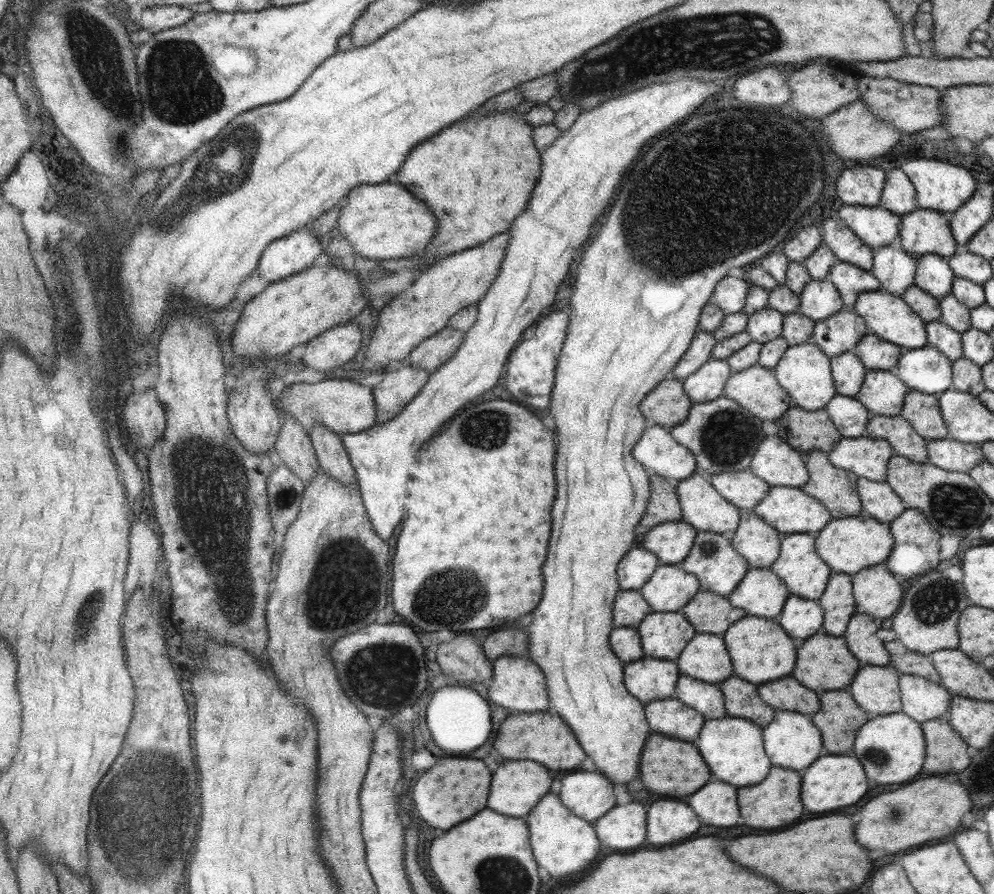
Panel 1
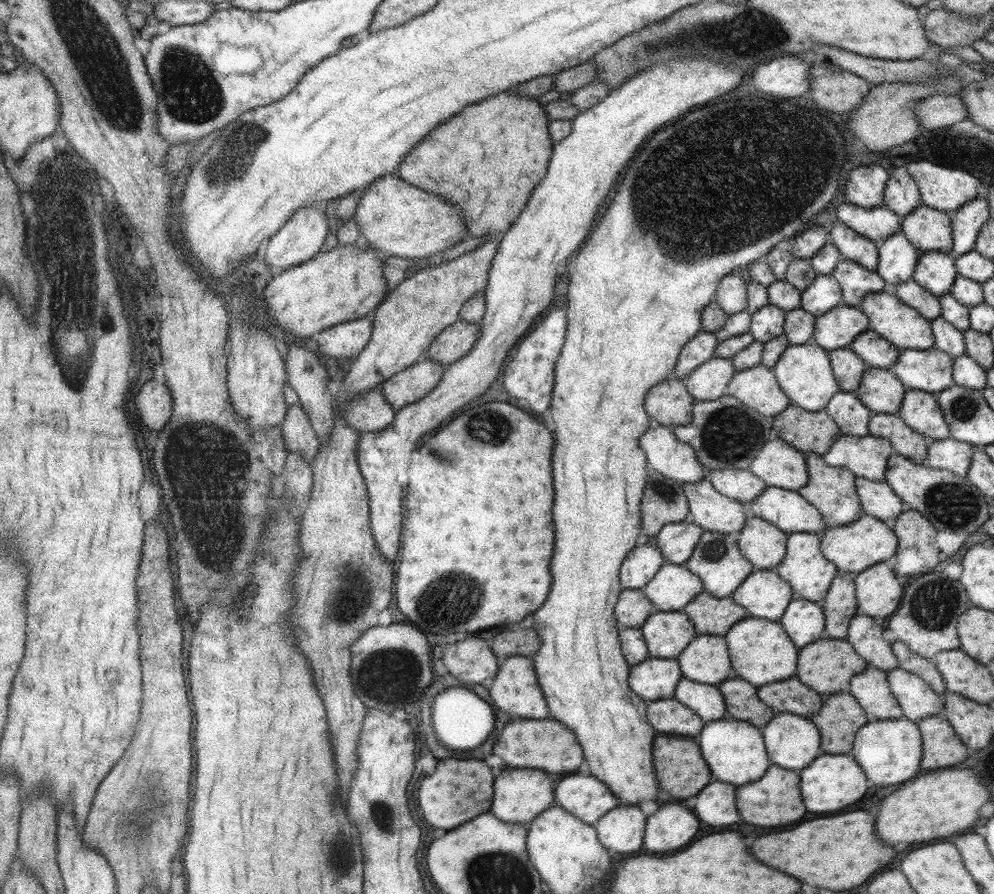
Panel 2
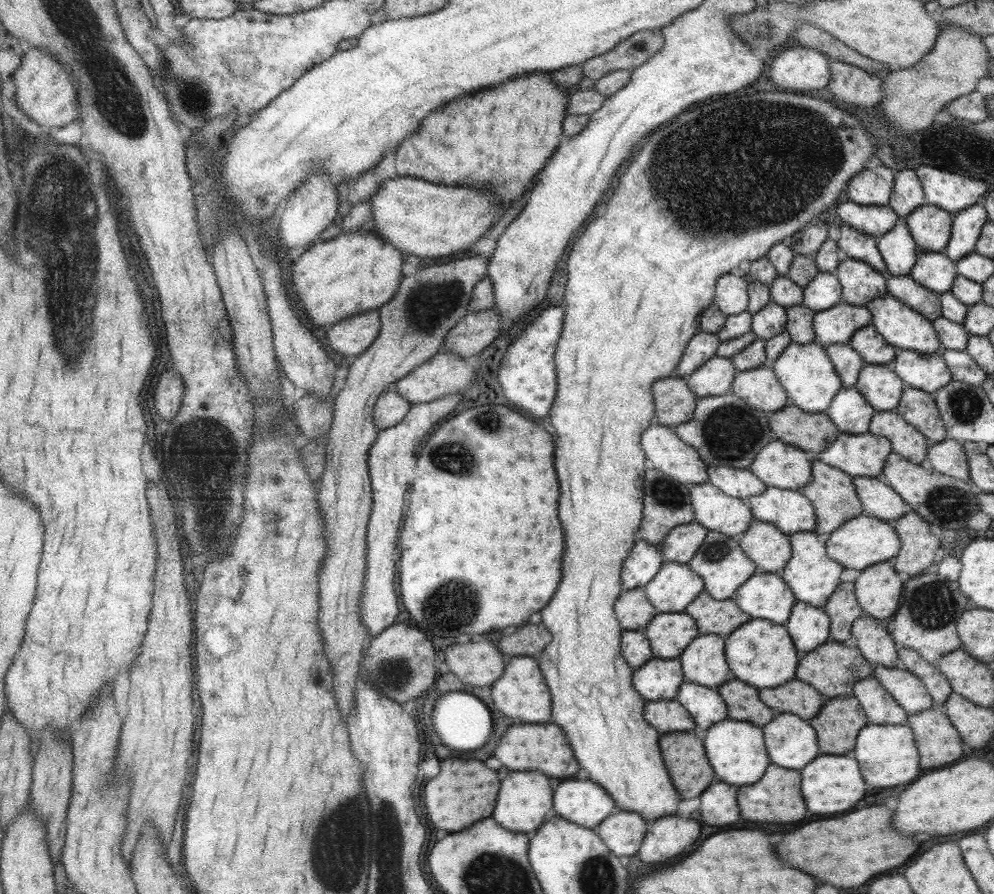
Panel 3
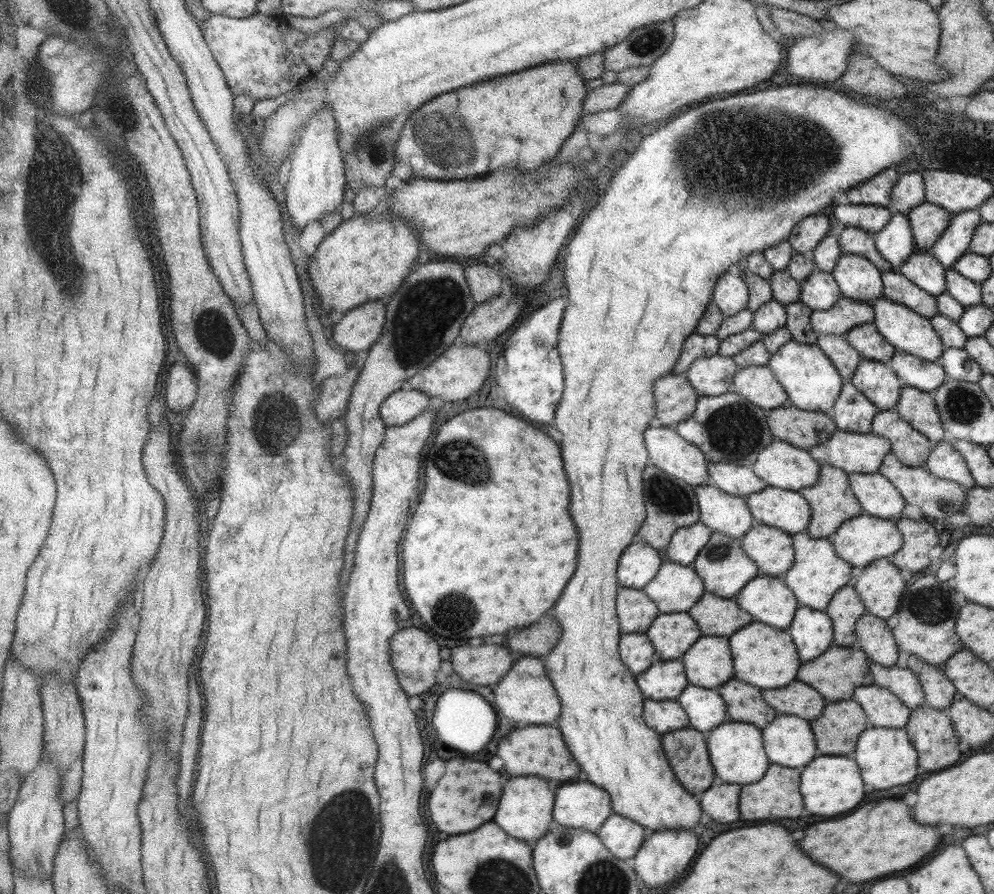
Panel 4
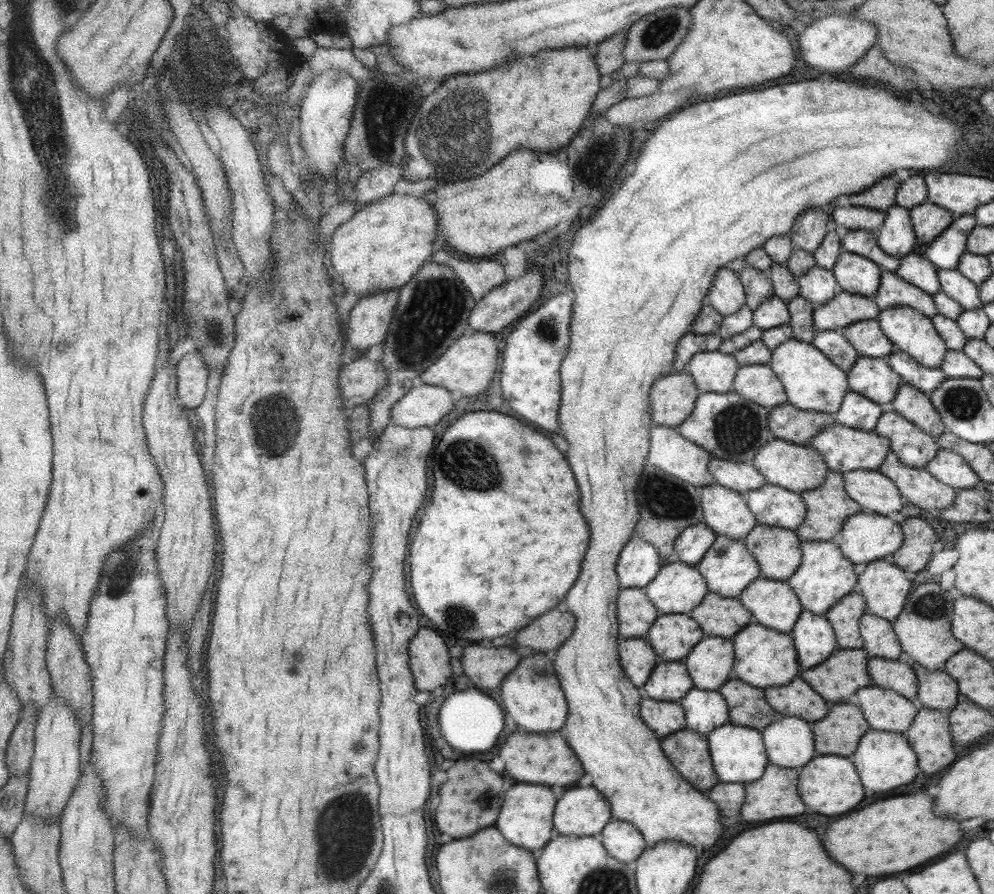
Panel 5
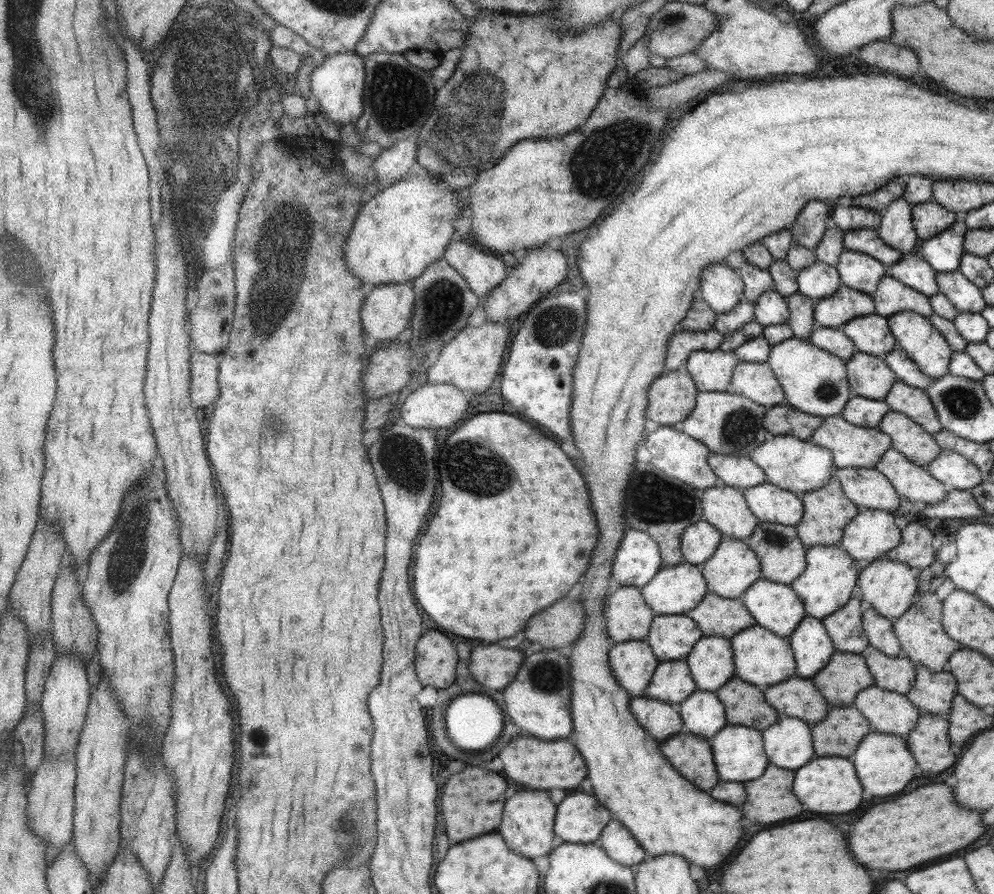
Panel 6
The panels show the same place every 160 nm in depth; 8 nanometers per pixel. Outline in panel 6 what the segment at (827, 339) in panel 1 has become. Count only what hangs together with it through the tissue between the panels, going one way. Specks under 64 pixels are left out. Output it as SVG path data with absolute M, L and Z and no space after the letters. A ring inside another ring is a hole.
M841 284L831 296L814 304L813 316L815 327L837 329L852 318L873 313L874 304L870 295Z

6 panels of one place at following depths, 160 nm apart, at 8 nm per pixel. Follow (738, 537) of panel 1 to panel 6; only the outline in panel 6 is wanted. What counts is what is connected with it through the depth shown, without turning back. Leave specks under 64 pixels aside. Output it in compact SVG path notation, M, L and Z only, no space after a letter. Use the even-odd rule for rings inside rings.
M759 521L745 542L759 559L761 578L763 579L788 585L805 568L805 551L807 548L801 544L793 526Z

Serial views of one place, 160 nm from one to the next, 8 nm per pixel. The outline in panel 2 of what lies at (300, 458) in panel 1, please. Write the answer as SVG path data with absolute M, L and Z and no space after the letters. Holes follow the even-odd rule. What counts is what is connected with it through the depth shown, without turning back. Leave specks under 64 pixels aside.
M299 404L288 406L285 418L279 427L285 450L311 462L321 442L315 436L309 419Z

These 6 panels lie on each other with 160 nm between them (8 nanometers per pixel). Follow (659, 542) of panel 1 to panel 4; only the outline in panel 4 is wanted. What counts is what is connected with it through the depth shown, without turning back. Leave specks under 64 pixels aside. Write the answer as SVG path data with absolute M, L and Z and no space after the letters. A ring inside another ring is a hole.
M701 521L689 526L677 527L665 546L664 559L683 566L691 565L712 530Z

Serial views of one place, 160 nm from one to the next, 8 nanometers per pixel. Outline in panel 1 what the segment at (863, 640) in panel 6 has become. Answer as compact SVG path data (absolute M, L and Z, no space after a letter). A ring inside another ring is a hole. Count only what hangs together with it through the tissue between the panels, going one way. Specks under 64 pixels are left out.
M831 573L818 600L823 609L822 626L831 636L842 636L847 623L856 612L852 595L852 577L843 573Z

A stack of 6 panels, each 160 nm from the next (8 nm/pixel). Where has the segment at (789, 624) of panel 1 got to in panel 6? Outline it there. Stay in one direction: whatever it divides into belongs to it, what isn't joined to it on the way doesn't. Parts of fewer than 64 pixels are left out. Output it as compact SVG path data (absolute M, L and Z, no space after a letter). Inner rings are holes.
M807 614L790 632L788 639L797 662L797 674L805 678L817 674L836 651L821 619Z

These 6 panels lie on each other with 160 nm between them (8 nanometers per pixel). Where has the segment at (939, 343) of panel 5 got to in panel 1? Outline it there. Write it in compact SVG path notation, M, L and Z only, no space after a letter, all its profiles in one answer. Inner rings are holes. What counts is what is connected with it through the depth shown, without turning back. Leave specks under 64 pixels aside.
M881 288L876 291L858 292L851 309L865 321L869 332L881 340L891 342L903 350L922 348L927 344L926 322L921 320L900 296L889 294Z

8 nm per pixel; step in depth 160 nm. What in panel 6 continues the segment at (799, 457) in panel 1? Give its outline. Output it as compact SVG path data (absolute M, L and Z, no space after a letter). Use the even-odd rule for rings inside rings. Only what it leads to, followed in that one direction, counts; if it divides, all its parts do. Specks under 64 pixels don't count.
M791 435L769 436L765 442L752 450L749 458L764 472L766 483L793 492L798 496L825 486L838 469L833 464L831 451L827 448L821 448Z

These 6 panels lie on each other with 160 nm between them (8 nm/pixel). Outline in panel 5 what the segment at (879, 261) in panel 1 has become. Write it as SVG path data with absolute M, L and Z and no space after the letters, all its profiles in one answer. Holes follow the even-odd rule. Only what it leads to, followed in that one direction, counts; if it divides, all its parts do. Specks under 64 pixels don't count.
M890 206L885 211L884 223L875 233L878 247L887 256L903 258L911 253L915 246L916 236L910 221L909 209L900 206Z

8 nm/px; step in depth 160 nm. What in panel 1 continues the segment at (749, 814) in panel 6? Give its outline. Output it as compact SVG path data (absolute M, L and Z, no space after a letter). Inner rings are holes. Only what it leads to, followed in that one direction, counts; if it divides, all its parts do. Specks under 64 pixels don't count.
M777 766L770 768L767 778L761 784L749 788L737 788L737 804L739 804L741 818L751 828L779 828L803 816L803 806L799 800L801 776L787 768L777 768Z

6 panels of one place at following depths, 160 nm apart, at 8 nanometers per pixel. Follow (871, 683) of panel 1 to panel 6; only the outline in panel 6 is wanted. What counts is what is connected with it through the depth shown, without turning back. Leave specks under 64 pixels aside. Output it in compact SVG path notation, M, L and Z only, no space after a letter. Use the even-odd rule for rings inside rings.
M875 685L856 692L853 706L868 720L875 732L900 737L915 726L921 715L905 695Z

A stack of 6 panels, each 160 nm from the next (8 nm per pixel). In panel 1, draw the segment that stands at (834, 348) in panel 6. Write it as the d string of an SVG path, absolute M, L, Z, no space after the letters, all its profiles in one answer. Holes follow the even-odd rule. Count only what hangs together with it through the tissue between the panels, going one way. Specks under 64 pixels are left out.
M853 351L830 360L832 380L837 395L854 397L860 391L867 370Z

